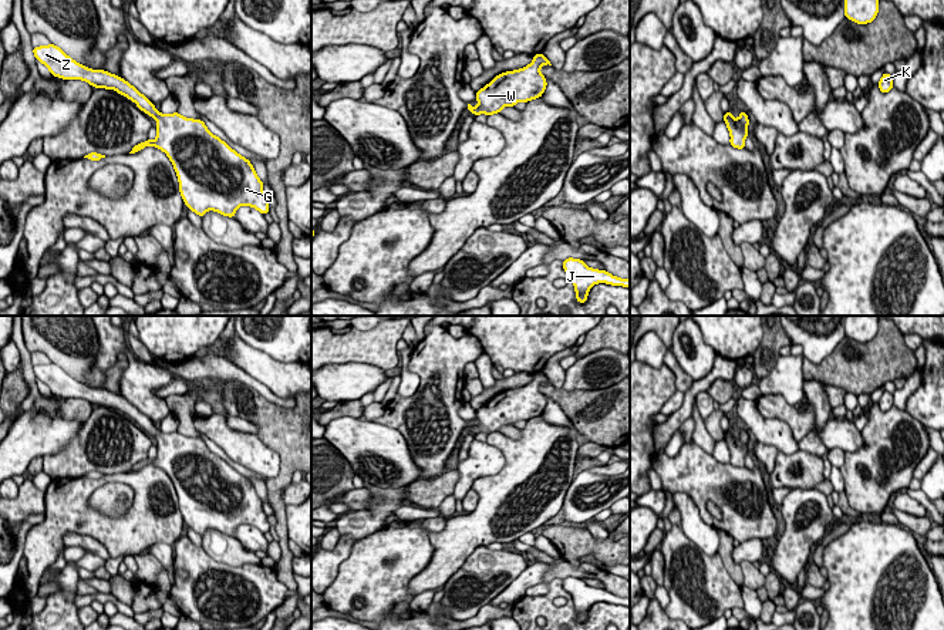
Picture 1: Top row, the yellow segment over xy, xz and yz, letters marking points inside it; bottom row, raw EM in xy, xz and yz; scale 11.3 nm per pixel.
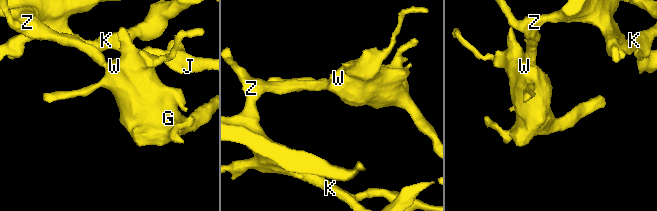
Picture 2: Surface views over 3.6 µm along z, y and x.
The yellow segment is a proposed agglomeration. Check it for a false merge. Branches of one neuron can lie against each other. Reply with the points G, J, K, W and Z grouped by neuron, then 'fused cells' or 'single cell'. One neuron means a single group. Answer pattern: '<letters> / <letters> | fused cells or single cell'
G J K W Z | single cell

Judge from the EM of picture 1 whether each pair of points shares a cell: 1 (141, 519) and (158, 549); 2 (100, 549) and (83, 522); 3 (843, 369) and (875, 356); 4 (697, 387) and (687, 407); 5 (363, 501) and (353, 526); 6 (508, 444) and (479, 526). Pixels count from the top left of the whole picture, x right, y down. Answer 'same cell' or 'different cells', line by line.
1: different cells
2: different cells
3: same cell
4: same cell
5: different cells
6: same cell

